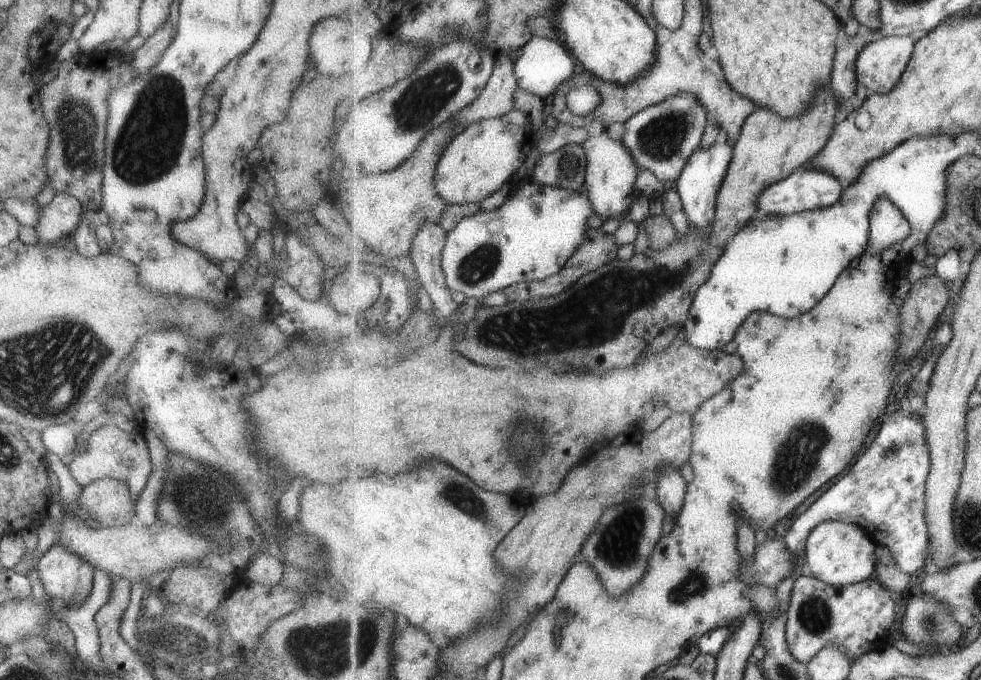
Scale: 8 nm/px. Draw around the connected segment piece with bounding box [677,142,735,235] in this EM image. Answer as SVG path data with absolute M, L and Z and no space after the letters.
M717 142L705 149L698 149L685 166L681 177L677 180L677 190L683 200L685 212L688 215L690 226L700 229L705 235L712 232L713 222L717 215L718 197L722 190L725 178L729 173L730 165L735 157L734 143Z

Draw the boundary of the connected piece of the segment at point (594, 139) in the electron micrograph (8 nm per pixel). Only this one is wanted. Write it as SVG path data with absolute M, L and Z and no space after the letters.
M603 127L603 129L596 136L591 136L584 144L589 156L585 186L597 214L607 220L620 218L631 211L638 197L636 182L642 170L626 143L622 139L615 140L605 131L607 128Z

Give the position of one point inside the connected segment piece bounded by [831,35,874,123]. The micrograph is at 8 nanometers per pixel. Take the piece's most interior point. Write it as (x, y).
(845, 81)

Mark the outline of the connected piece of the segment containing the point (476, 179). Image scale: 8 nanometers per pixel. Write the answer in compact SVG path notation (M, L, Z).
M514 107L508 114L473 122L446 148L437 168L437 189L450 205L480 203L508 183L538 146L530 115Z

